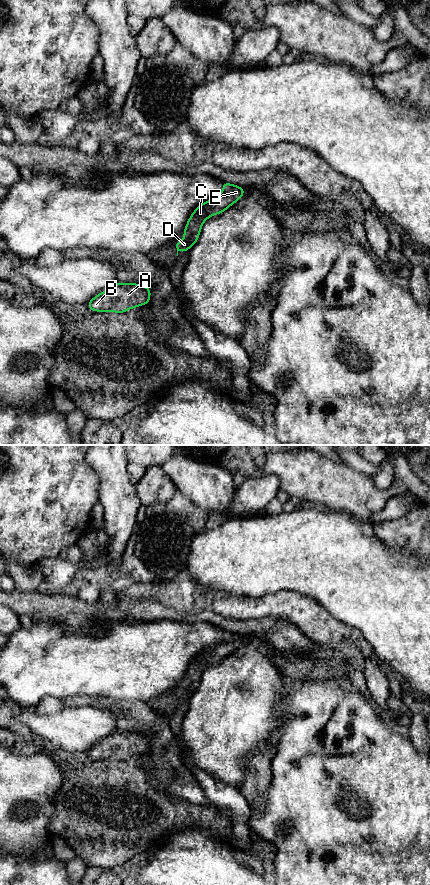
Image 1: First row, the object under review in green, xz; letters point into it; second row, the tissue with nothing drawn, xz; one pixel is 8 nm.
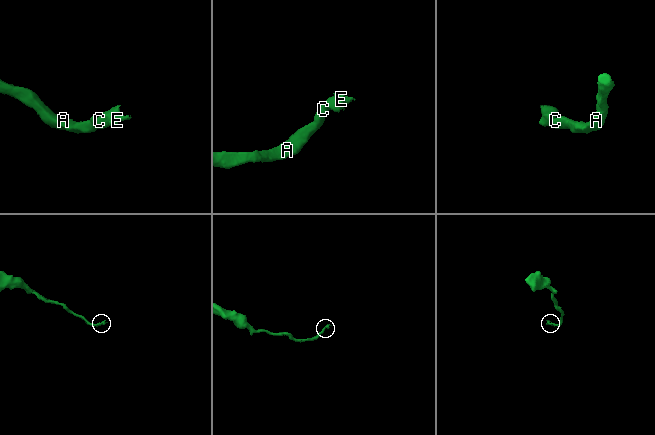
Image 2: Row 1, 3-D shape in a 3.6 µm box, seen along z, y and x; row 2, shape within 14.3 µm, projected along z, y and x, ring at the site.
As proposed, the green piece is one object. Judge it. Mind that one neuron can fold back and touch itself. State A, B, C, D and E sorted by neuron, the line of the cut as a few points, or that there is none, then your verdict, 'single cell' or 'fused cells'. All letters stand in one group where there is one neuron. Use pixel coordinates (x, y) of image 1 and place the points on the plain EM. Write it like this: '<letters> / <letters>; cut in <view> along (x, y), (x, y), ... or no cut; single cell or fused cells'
A B C D E; no cut; single cell

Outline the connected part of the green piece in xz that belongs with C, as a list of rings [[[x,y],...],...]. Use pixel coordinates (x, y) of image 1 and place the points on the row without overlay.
[[[222,630],[223,637],[219,643],[201,651],[193,659],[184,676],[184,687],[173,694],[178,700],[187,700],[199,687],[204,670],[212,663],[221,662],[242,646],[245,637],[227,630]]]

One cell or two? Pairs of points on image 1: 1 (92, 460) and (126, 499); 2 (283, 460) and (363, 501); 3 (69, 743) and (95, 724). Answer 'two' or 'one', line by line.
1: one
2: one
3: one

